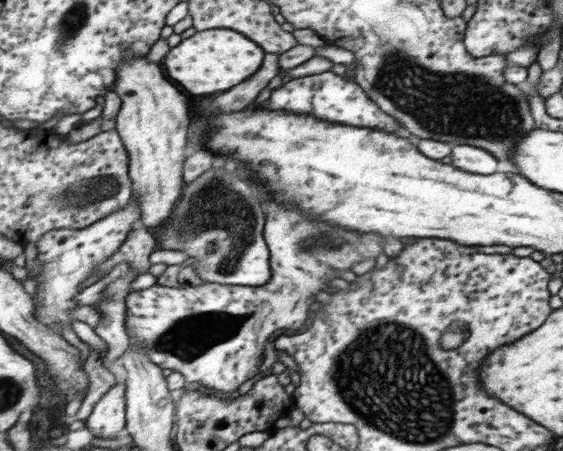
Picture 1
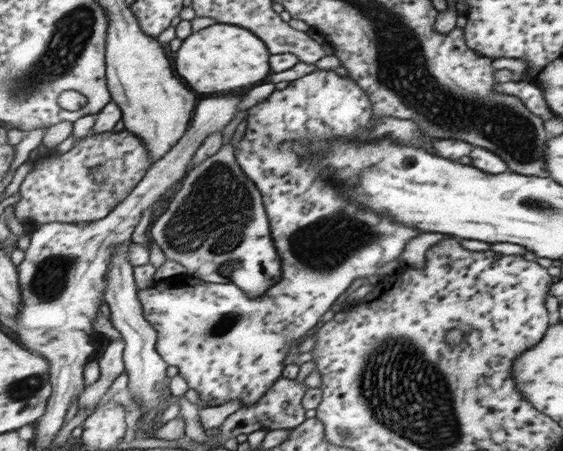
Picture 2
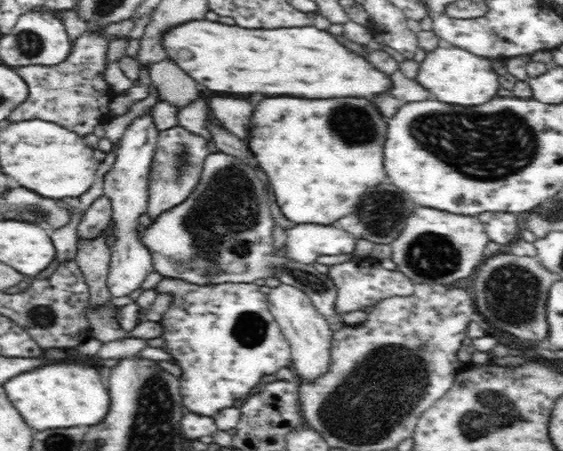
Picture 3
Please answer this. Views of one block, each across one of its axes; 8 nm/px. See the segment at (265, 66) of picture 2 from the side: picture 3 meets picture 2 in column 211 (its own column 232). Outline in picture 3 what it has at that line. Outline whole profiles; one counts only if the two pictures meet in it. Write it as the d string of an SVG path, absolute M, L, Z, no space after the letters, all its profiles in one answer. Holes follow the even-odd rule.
M216 21L190 22L172 30L166 38L170 58L211 94L266 94L266 96L294 96L294 98L358 98L374 100L391 94L395 86L393 74L377 68L363 51L350 50L327 30L308 25L298 28L273 28L272 30L246 30L238 25L226 25Z

